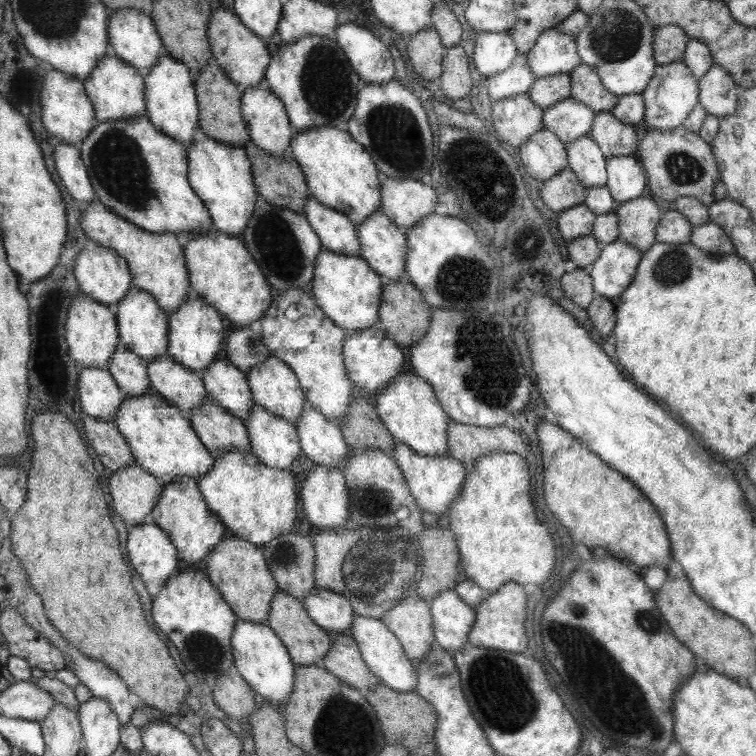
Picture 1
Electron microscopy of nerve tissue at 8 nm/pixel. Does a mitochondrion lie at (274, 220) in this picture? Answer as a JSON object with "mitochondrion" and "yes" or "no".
{"mitochondrion":"yes"}

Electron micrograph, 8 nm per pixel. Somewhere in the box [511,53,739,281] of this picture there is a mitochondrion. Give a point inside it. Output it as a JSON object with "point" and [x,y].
{"point":[682,168]}

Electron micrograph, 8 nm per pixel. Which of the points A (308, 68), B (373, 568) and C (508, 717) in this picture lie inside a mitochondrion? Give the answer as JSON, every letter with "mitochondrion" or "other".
{"A":"mitochondrion","B":"mitochondrion","C":"mitochondrion"}

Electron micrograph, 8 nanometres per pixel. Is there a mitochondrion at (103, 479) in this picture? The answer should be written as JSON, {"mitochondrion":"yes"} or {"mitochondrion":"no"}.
{"mitochondrion":"no"}

